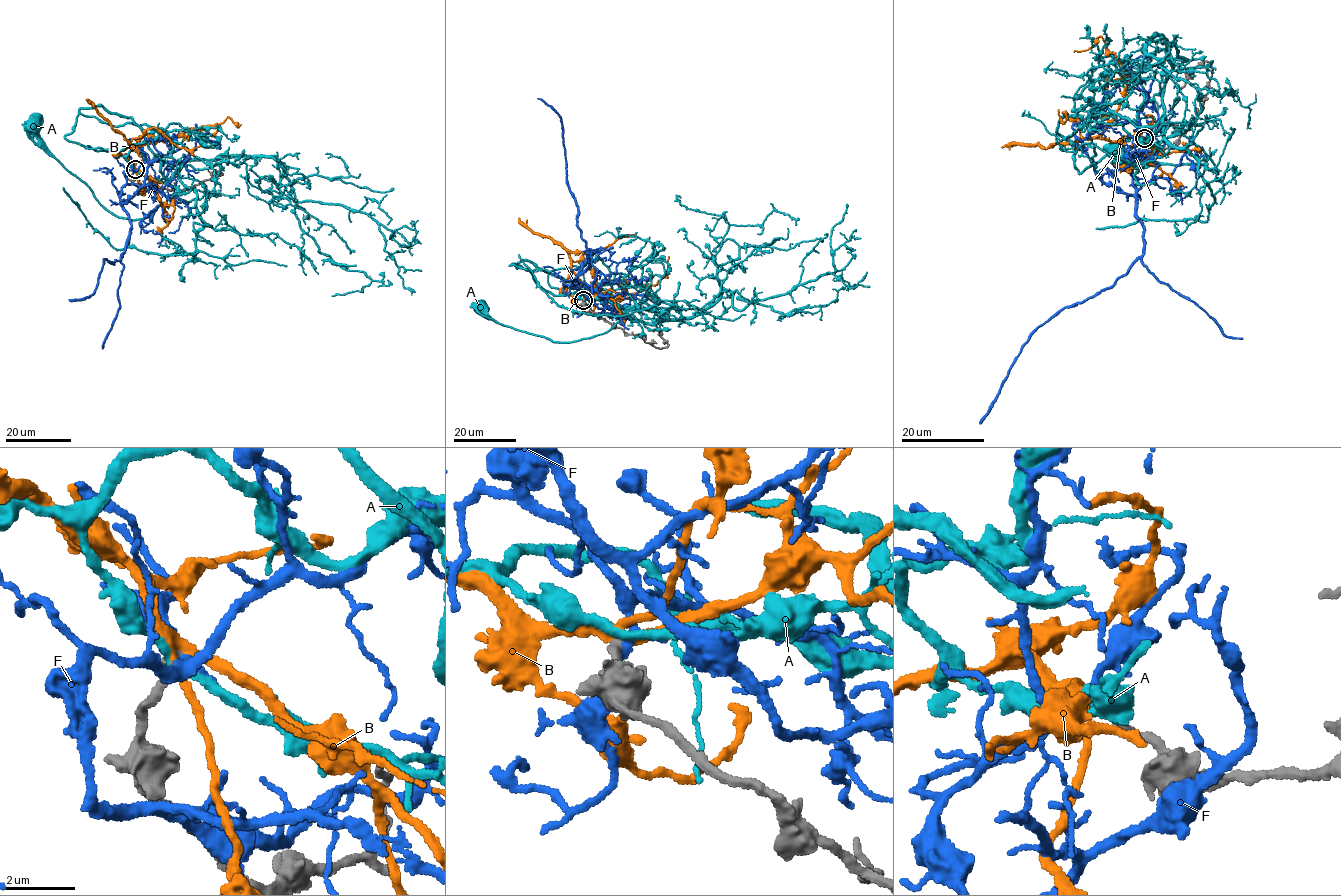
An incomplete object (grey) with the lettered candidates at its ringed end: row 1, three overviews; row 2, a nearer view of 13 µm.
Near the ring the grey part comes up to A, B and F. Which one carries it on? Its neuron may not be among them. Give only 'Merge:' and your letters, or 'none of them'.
Merge: none of them

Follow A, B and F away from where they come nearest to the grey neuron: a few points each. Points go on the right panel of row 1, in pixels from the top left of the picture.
A: (1143, 138), (1128, 136), (1094, 164), (1088, 133), (1113, 113), (1150, 126), (1164, 109), (1218, 174), (1122, 157)
B: (1144, 138), (1136, 134), (1109, 141), (1096, 137), (1117, 111), (1128, 77), (1101, 37), (1093, 46), (1073, 52)
F: (1144, 139), (1128, 154), (1143, 255), (1111, 286), (1053, 315), (1035, 330), (979, 423)

